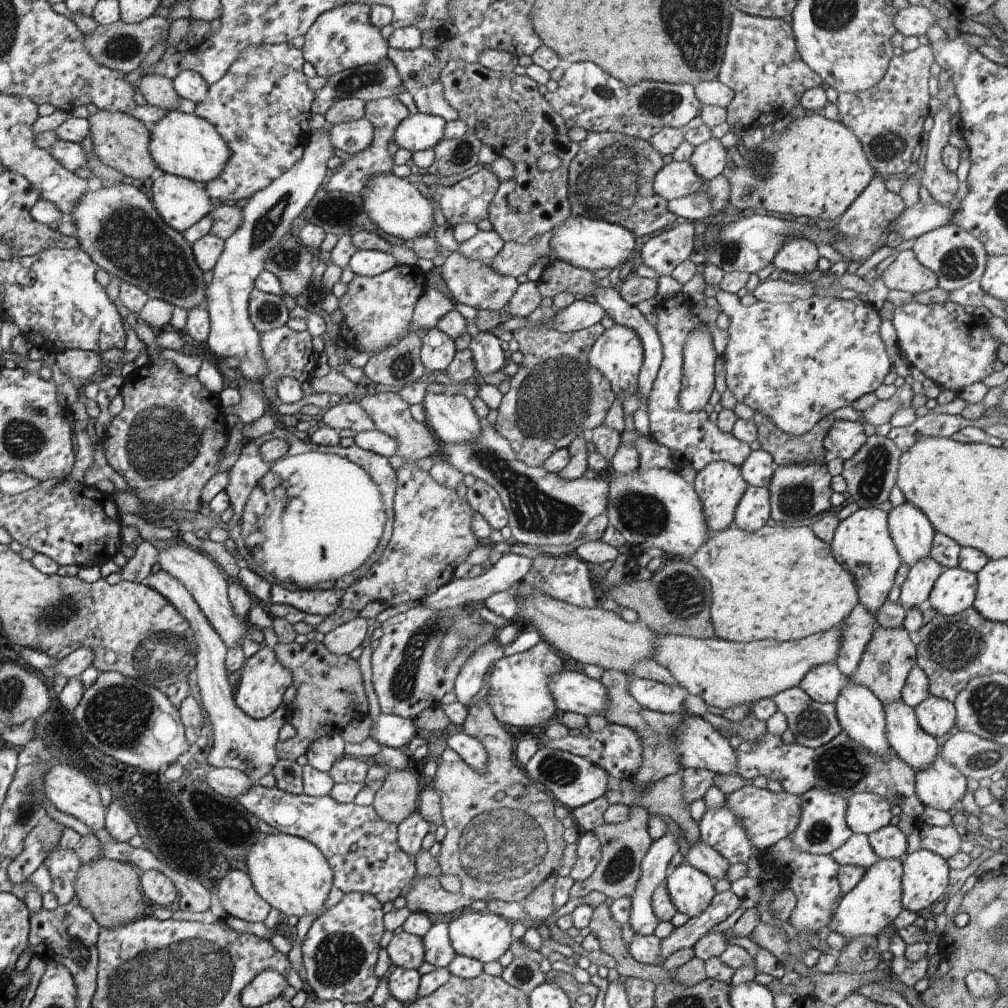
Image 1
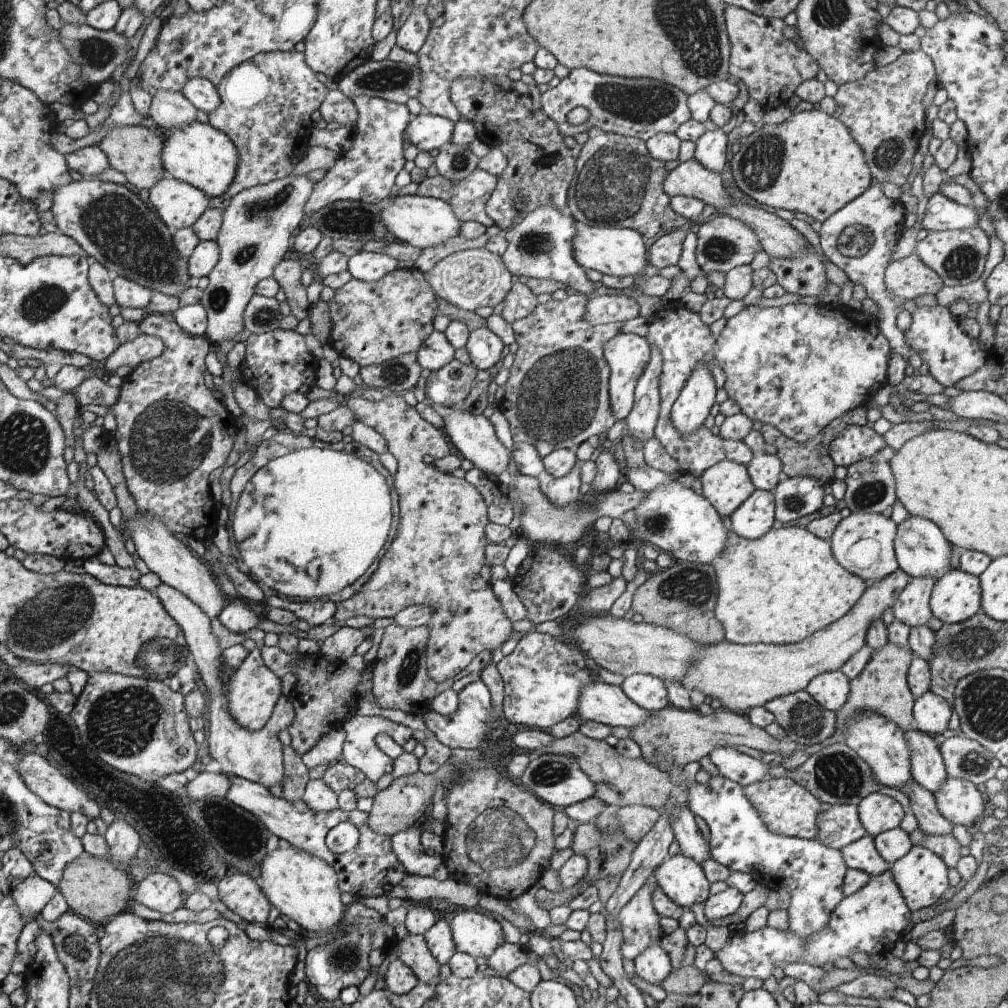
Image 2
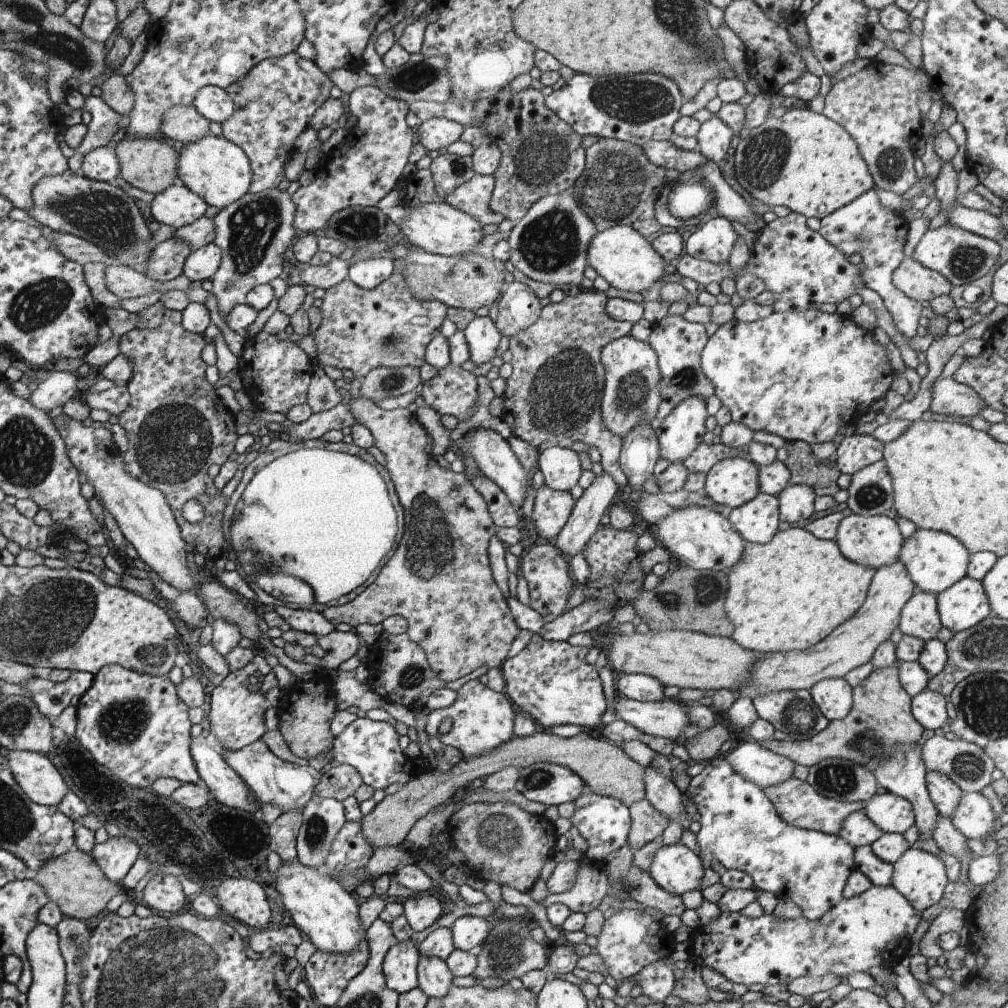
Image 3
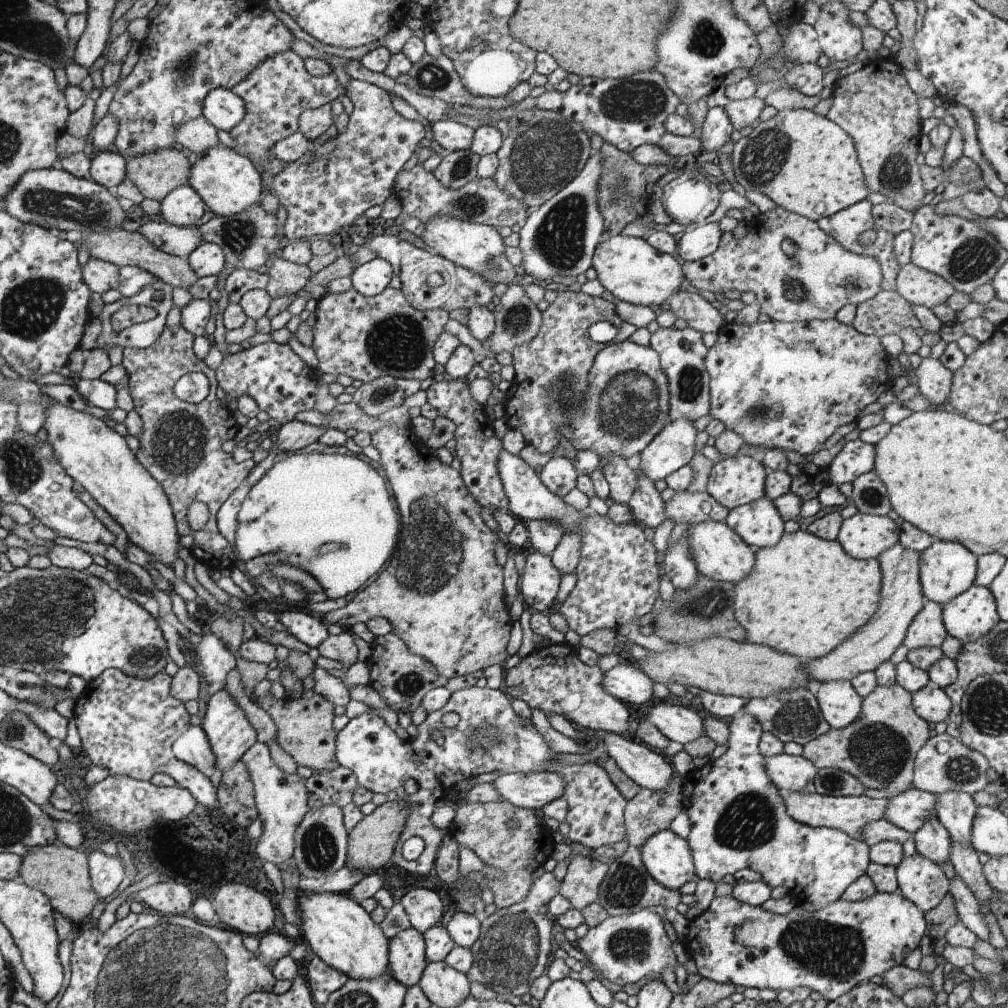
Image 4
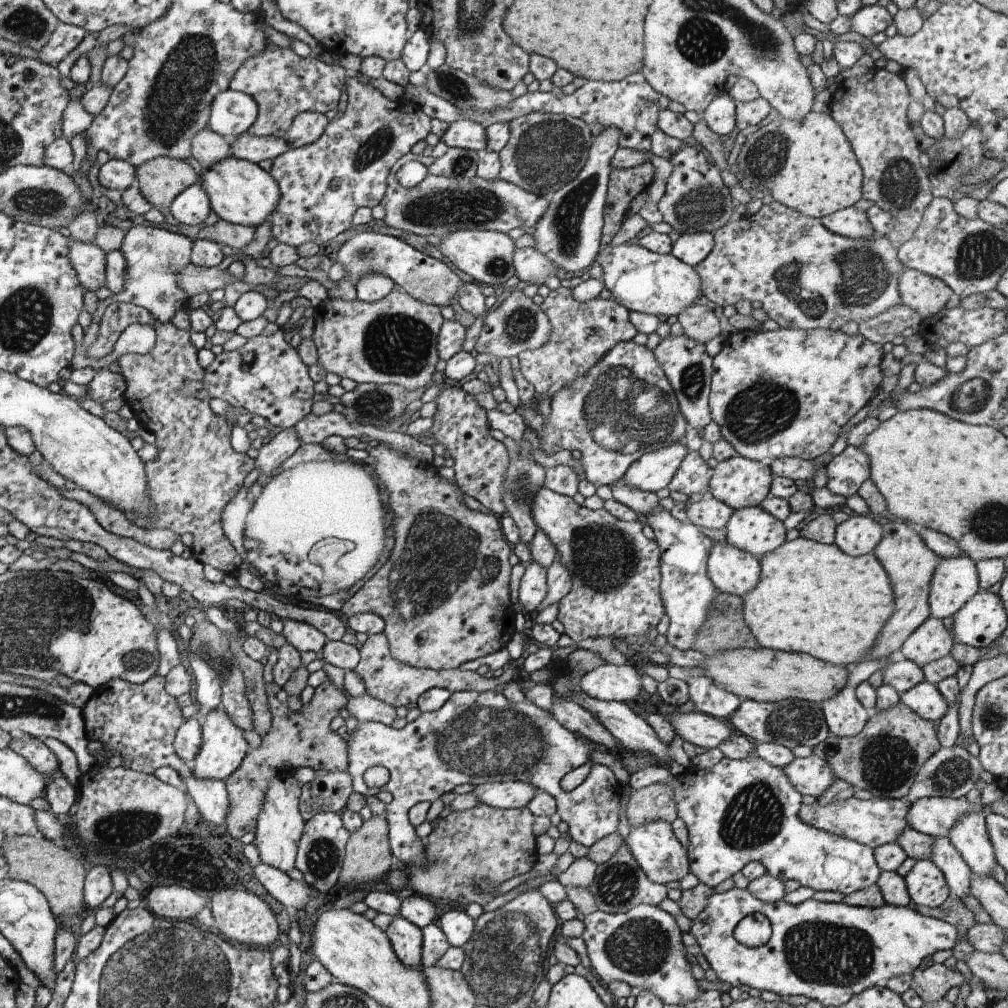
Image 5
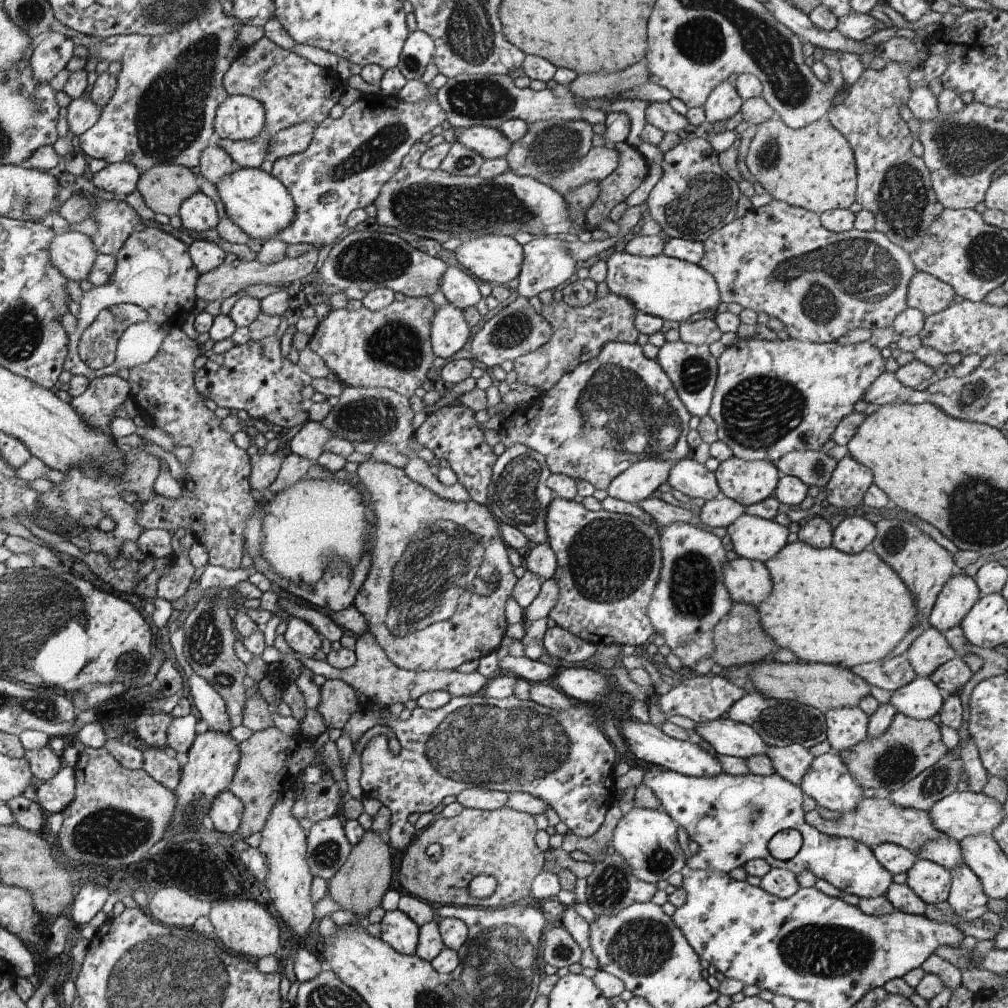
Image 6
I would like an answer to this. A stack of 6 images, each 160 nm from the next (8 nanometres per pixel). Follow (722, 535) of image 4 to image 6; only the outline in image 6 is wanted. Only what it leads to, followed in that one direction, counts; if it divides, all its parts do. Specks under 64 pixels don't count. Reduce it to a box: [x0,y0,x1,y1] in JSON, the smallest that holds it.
[723,556,772,606]

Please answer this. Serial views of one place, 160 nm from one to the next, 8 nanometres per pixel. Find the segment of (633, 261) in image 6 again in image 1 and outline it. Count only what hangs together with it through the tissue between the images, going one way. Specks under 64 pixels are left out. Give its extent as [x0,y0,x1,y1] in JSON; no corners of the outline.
[550,216,636,269]

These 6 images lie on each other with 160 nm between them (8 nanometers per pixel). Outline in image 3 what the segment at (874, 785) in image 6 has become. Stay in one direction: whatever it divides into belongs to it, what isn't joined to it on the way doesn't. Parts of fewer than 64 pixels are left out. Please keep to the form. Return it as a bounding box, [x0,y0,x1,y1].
[759,662,925,774]

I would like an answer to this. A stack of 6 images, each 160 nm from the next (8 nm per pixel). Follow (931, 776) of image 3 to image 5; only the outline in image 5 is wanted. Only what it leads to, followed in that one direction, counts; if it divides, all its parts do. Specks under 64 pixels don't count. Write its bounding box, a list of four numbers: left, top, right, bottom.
[948,811,998,877]

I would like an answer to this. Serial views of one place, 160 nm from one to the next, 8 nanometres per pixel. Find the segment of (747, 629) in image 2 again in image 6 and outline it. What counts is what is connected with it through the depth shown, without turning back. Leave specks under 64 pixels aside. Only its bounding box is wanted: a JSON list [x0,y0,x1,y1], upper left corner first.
[757,541,915,669]

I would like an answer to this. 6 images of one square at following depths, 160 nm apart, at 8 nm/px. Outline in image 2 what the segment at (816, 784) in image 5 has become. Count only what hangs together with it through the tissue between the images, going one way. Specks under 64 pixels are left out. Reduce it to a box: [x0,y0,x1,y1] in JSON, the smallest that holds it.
[708,747,771,787]

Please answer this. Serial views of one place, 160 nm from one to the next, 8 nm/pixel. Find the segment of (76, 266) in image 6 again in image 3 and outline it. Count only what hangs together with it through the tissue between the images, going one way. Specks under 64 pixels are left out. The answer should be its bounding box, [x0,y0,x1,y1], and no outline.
[106,263,192,299]

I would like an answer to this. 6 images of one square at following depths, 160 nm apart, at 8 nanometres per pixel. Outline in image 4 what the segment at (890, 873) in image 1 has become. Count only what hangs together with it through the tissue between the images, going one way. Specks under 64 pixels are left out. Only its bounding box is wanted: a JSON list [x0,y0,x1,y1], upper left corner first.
[683,891,927,1002]

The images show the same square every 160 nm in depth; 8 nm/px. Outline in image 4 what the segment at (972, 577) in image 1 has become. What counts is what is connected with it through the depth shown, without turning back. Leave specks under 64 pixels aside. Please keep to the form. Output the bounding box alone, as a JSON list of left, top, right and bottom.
[942,583,1000,643]

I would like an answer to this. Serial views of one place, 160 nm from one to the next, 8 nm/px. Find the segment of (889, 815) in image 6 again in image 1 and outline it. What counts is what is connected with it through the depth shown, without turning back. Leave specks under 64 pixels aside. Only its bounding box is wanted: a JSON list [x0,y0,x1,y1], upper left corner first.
[727,784,802,850]

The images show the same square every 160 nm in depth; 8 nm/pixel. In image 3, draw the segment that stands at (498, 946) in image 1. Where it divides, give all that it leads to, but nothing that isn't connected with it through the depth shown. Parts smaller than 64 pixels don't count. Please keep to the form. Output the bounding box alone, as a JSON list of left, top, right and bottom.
[452,916,493,952]

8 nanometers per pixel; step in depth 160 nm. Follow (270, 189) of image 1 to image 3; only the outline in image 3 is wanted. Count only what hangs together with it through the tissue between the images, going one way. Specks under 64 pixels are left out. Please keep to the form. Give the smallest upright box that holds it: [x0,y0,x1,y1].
[211,188,296,319]

